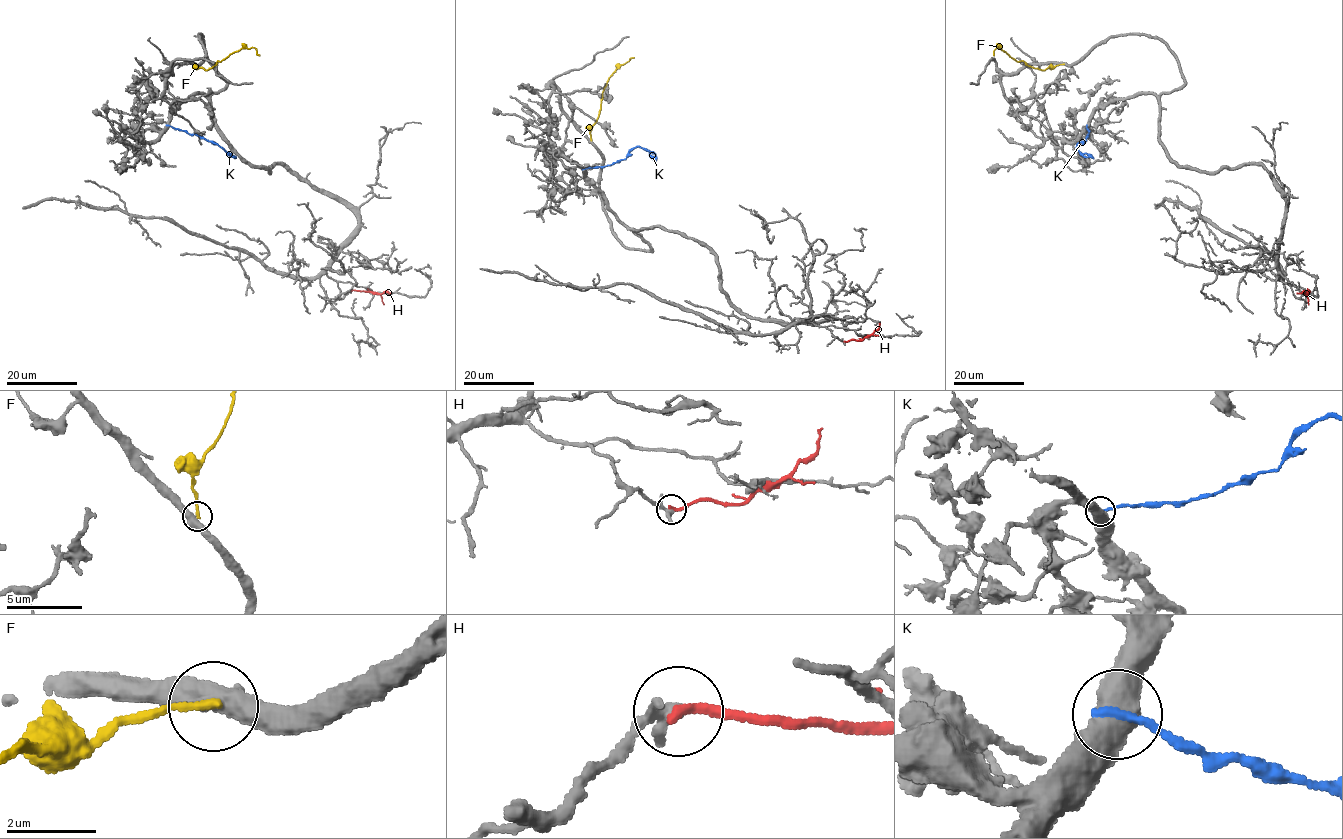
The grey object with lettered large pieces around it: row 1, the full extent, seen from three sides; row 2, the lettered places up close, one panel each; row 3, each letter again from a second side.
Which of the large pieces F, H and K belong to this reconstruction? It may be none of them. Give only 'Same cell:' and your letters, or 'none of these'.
Same cell: none of these

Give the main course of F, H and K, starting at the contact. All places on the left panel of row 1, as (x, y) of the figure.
F: (195, 64), (208, 70), (217, 61), (246, 47), (254, 47), (260, 55)
H: (351, 290), (391, 292)
K: (168, 125), (214, 142), (234, 158)

